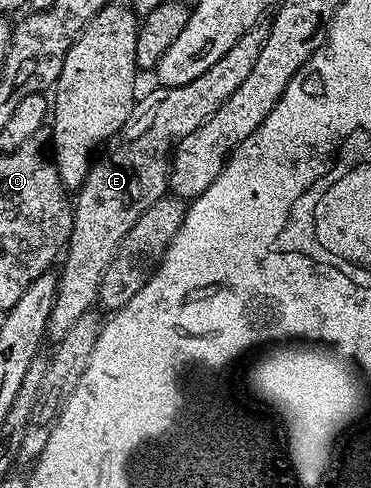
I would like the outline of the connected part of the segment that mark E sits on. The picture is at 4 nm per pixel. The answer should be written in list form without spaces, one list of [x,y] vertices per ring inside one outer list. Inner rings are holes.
[[[268,27],[249,28],[238,39],[236,46],[212,66],[200,78],[188,82],[188,86],[163,88],[154,86],[146,97],[135,103],[128,122],[107,140],[100,155],[91,163],[90,173],[81,188],[77,189],[78,201],[72,204],[74,225],[70,242],[64,249],[62,268],[58,272],[58,293],[52,306],[48,336],[57,342],[64,338],[69,327],[85,312],[91,311],[98,304],[98,291],[104,278],[104,270],[112,262],[124,234],[136,226],[136,218],[144,214],[160,197],[168,192],[168,157],[178,141],[183,140],[196,126],[200,126],[252,74],[260,50],[268,38]],[[66,260],[66,261],[65,261]]]

